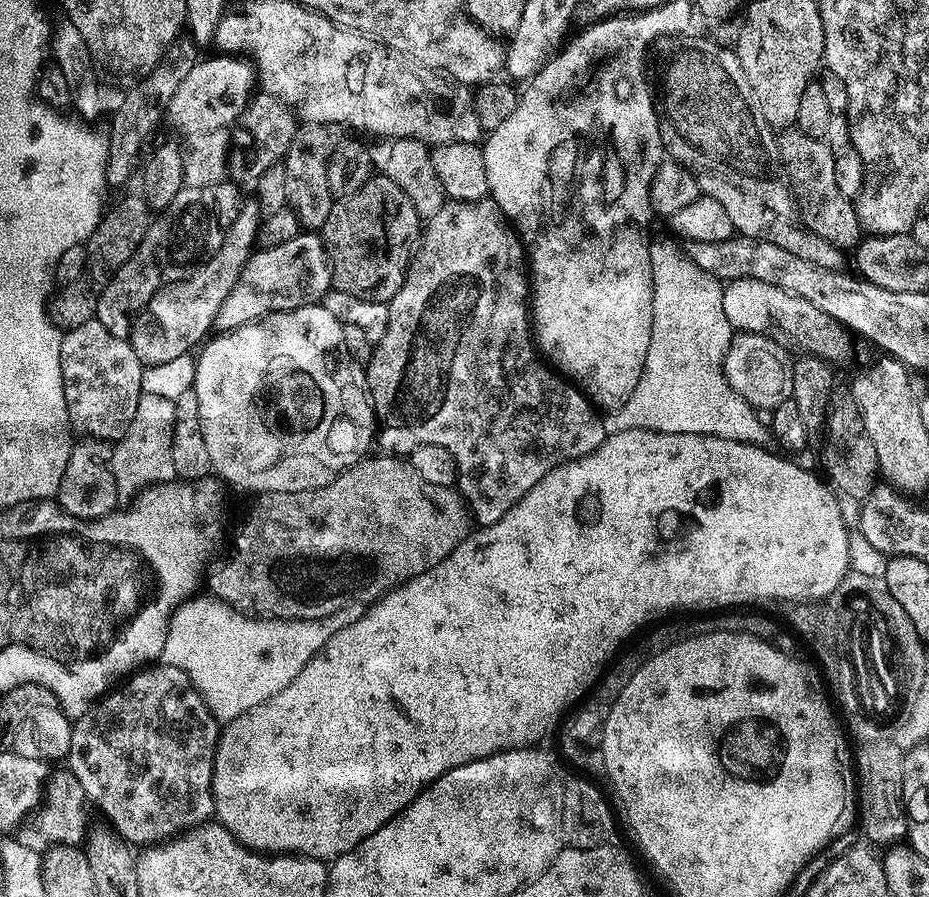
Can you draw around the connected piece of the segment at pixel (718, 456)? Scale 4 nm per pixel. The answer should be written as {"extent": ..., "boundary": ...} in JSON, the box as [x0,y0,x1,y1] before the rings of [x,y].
{"extent":[212,431,850,862],"boundary":[[[622,431],[613,432],[605,435],[602,446],[582,458],[572,460],[568,464],[558,466],[534,486],[534,490],[527,492],[523,498],[518,501],[508,513],[498,522],[481,527],[480,532],[473,531],[457,548],[449,554],[445,560],[438,562],[430,570],[426,570],[420,576],[415,576],[387,592],[367,609],[367,612],[355,623],[343,628],[326,642],[326,646],[316,655],[314,659],[306,664],[302,674],[286,686],[286,690],[278,690],[278,694],[271,696],[266,702],[254,706],[246,714],[234,718],[230,723],[223,725],[220,733],[220,745],[216,748],[216,762],[214,778],[212,779],[212,796],[216,799],[215,819],[224,825],[230,834],[241,844],[247,845],[248,848],[255,849],[256,852],[265,854],[295,854],[297,856],[309,856],[315,860],[331,862],[336,857],[354,850],[358,842],[370,838],[374,830],[378,830],[390,818],[399,816],[404,811],[405,806],[417,796],[420,791],[432,784],[442,774],[454,770],[458,766],[466,766],[475,760],[481,760],[487,756],[493,756],[499,752],[509,752],[511,748],[527,748],[529,746],[539,745],[540,739],[551,730],[556,724],[556,719],[564,712],[564,707],[568,704],[568,699],[576,692],[576,687],[584,680],[584,675],[599,662],[603,656],[608,656],[623,640],[628,640],[635,634],[636,628],[640,628],[647,622],[651,616],[656,616],[659,612],[668,612],[671,608],[720,608],[719,610],[728,610],[733,606],[752,606],[755,600],[784,600],[783,602],[824,602],[831,597],[832,592],[842,582],[842,578],[850,570],[848,557],[848,541],[850,529],[844,525],[844,512],[840,509],[841,501],[837,493],[819,475],[815,476],[812,472],[807,472],[800,464],[795,464],[795,459],[785,458],[783,455],[775,456],[772,452],[767,452],[767,447],[759,444],[747,444],[746,442],[734,442],[730,438],[718,438],[717,436],[707,436],[706,434],[662,434],[654,431]]]}

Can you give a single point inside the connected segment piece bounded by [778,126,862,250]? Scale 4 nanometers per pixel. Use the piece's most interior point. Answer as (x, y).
(809, 163)

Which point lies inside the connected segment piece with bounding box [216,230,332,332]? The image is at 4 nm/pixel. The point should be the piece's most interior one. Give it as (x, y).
(279, 279)

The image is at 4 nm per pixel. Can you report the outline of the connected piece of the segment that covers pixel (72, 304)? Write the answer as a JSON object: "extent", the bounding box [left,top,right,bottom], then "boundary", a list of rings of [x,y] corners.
{"extent":[47,193,153,328],"boundary":[[[139,193],[124,197],[109,212],[107,209],[101,215],[100,225],[86,241],[88,257],[82,270],[82,278],[63,285],[47,303],[48,316],[57,328],[77,328],[95,317],[102,290],[114,278],[116,271],[136,253],[142,238],[149,232],[153,219],[152,209]]]}

